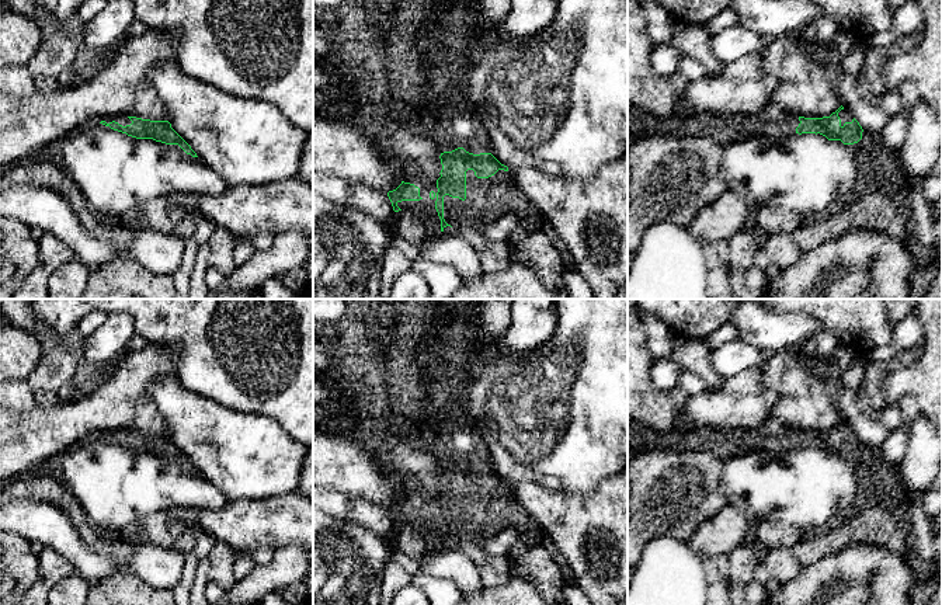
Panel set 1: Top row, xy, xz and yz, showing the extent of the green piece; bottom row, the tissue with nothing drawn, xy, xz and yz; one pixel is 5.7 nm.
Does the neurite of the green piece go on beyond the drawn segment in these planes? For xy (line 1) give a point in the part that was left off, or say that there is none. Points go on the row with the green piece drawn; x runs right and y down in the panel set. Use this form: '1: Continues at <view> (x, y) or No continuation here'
1: Continues at xy (124, 121)

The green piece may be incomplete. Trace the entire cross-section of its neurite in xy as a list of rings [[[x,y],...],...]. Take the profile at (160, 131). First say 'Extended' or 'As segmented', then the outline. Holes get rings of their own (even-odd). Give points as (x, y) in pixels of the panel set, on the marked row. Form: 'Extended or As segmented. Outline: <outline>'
Extended. Outline: [[[111,117],[100,124],[136,139],[153,139],[178,149],[187,159],[198,161],[197,153],[171,128],[168,121],[150,121],[136,117]]]

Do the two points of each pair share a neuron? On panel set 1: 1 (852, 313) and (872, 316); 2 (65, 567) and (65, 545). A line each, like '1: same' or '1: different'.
1: same
2: different

